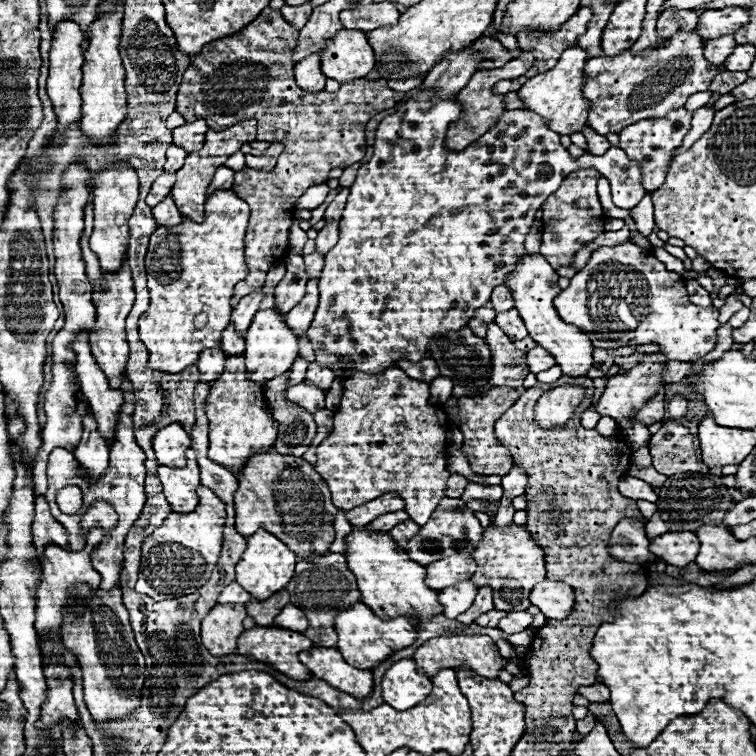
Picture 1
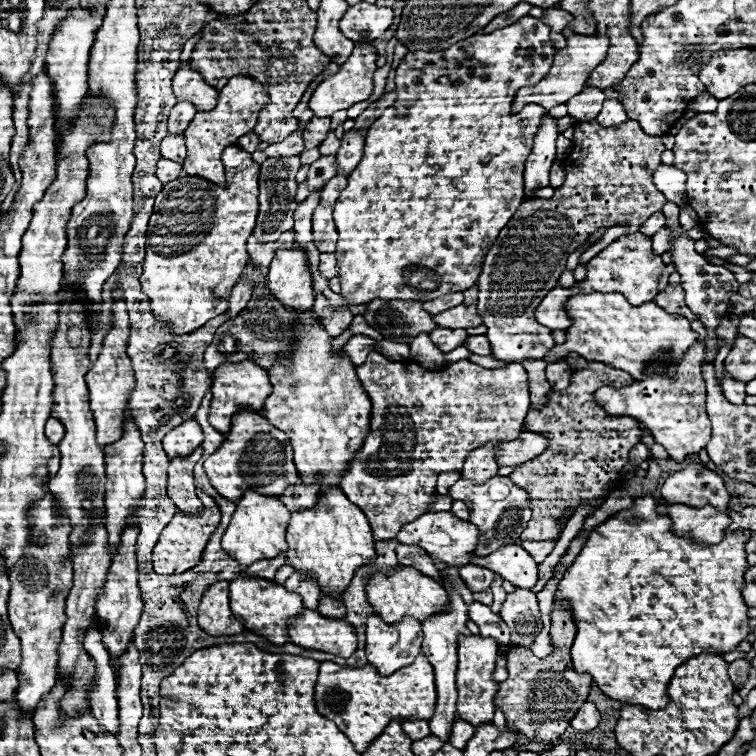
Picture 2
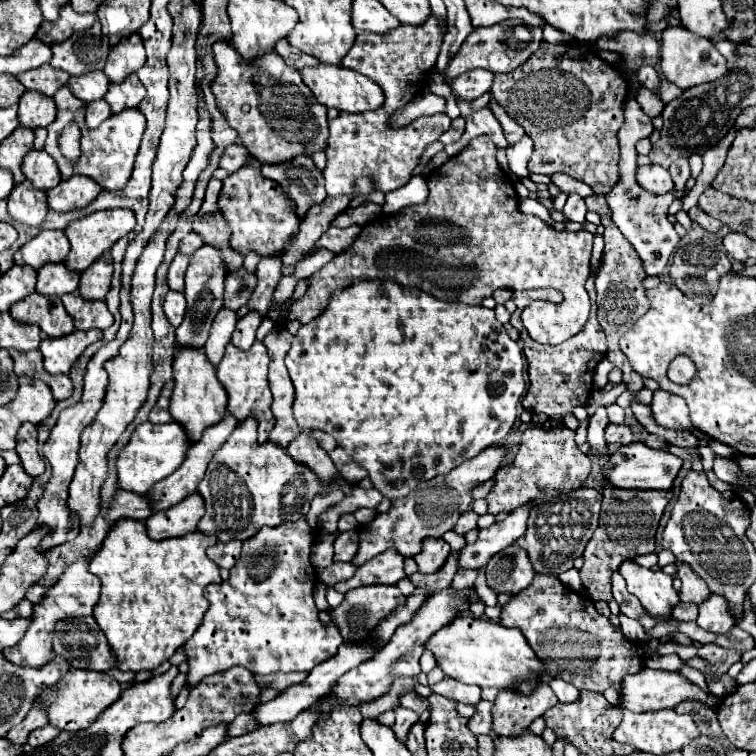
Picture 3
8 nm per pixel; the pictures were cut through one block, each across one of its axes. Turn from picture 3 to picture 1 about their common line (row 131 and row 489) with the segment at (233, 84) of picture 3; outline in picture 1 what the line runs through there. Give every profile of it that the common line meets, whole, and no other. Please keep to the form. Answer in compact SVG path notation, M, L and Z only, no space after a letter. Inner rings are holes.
M272 450L252 454L240 470L234 506L236 528L242 536L252 536L258 528L264 528L270 534L276 534L276 538L300 558L326 554L334 542L332 520L338 510L332 504L326 482L304 458Z

